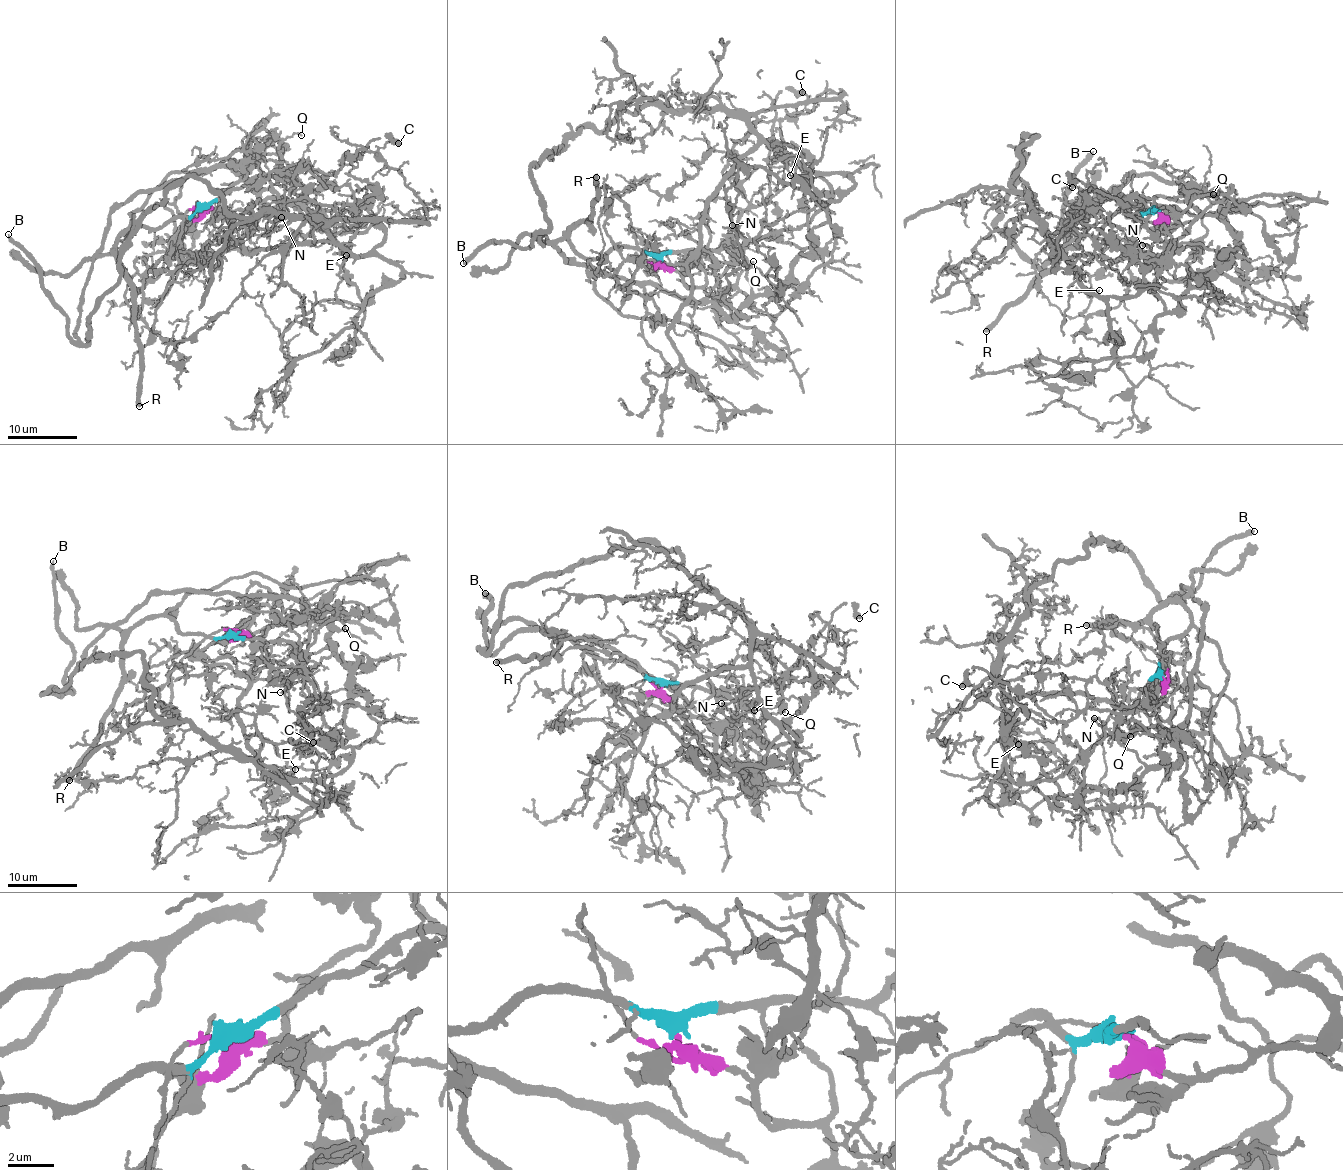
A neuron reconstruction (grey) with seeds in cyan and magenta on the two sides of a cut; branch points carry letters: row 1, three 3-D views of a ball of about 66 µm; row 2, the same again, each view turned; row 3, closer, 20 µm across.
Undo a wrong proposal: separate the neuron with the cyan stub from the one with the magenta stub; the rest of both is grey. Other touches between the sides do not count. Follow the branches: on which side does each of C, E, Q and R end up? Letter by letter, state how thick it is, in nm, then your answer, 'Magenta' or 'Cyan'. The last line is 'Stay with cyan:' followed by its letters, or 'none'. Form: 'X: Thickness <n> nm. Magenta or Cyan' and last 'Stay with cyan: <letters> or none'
C: Thickness 380 nm. Cyan
E: Thickness 130 nm. Magenta
Q: Thickness 130 nm. Cyan
R: Thickness 500 nm. Cyan
Stay with cyan: C, Q, R

